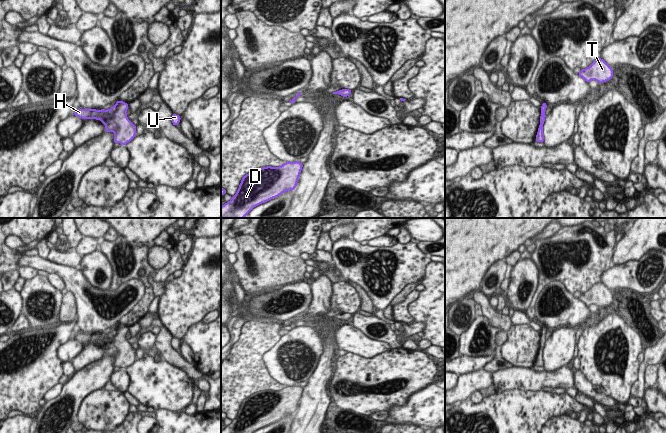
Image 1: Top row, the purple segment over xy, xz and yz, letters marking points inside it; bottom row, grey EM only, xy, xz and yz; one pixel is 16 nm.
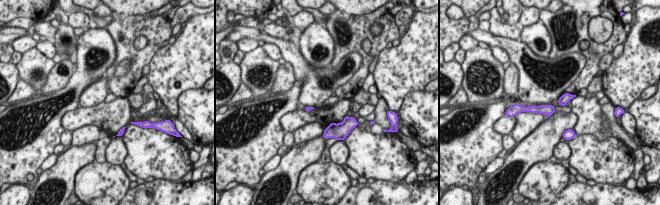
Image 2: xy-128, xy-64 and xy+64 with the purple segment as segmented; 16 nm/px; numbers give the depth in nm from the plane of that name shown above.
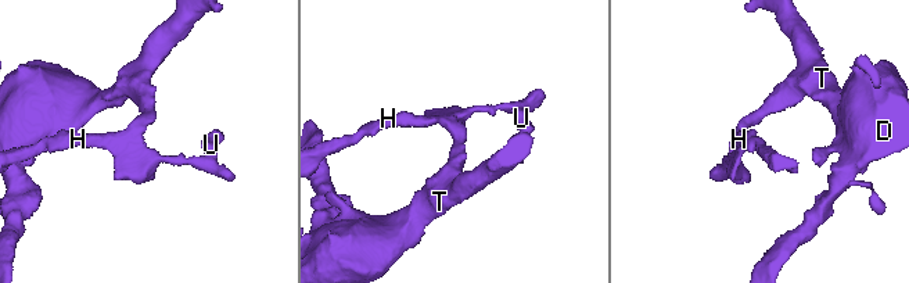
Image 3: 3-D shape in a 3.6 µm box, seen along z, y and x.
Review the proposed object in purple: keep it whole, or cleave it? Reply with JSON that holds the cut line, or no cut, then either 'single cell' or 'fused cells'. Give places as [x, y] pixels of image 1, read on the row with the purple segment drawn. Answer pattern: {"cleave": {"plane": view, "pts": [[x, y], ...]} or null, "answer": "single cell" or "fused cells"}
{"cleave": null, "answer": "single cell"}

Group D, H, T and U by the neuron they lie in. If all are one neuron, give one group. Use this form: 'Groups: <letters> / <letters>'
Groups: D H T U.

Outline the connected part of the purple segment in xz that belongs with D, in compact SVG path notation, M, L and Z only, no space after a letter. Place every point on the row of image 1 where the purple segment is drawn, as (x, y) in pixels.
M285 162L279 167L266 166L247 173L232 198L221 206L221 218L244 218L256 206L274 199L284 192L295 190L303 163Z

